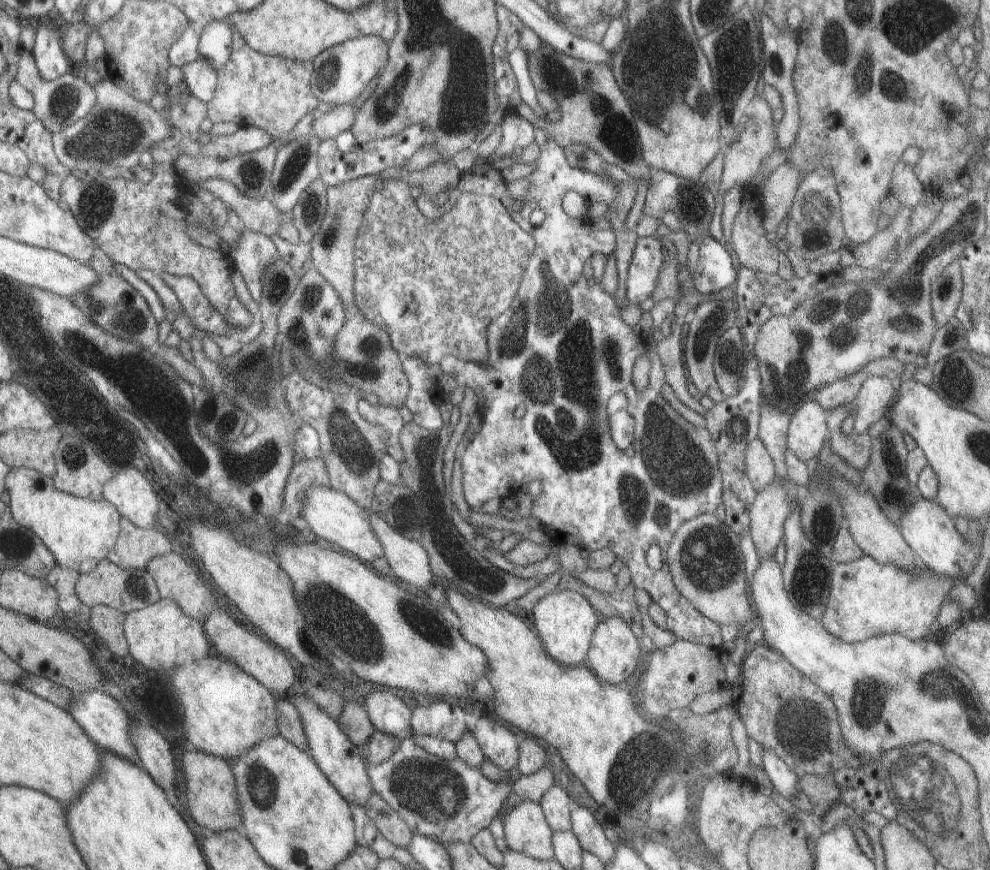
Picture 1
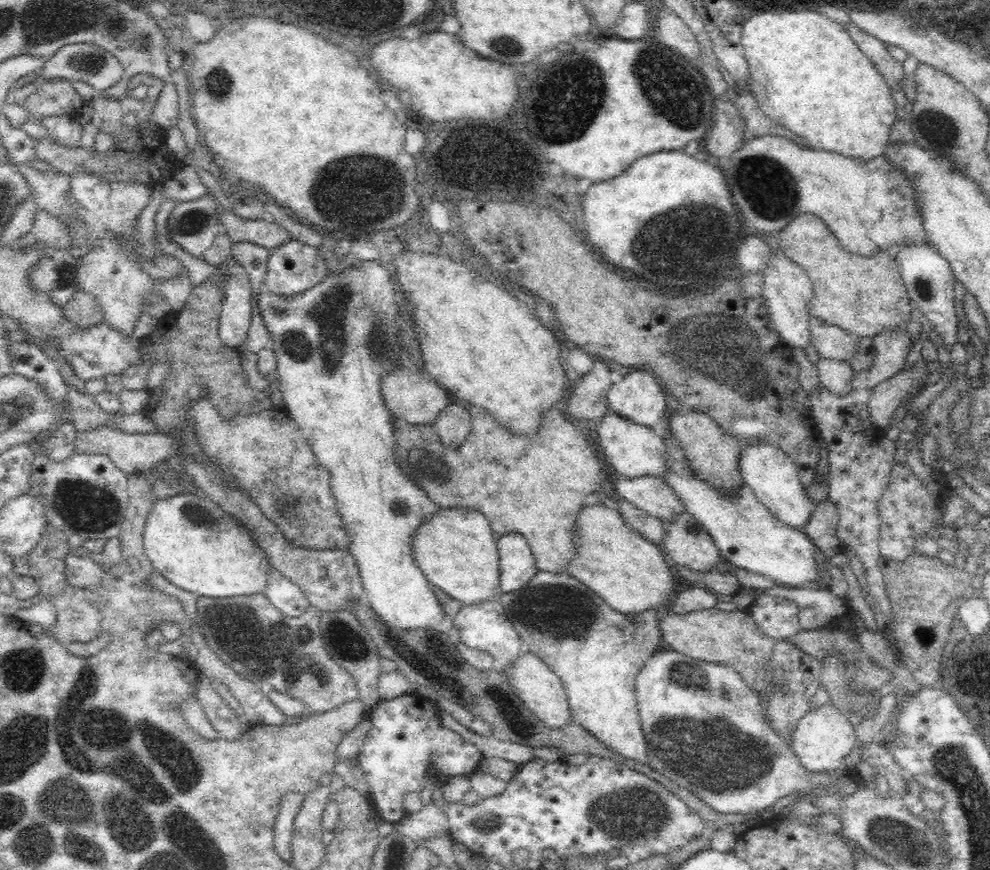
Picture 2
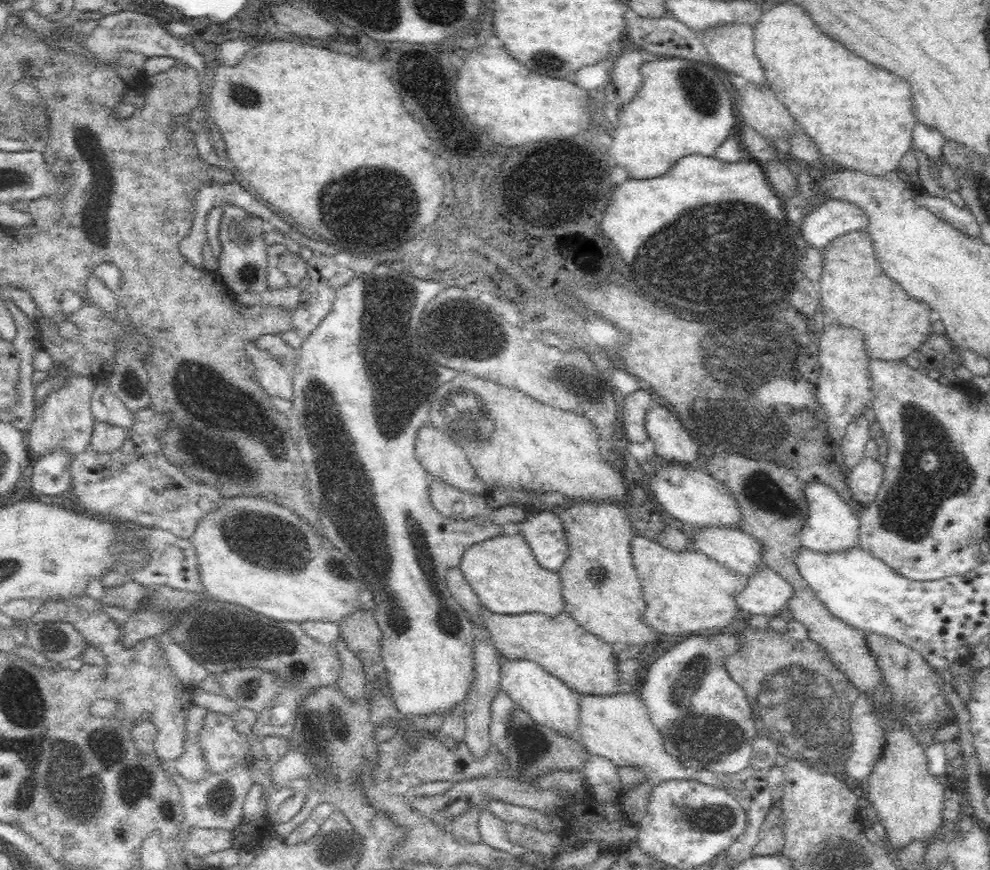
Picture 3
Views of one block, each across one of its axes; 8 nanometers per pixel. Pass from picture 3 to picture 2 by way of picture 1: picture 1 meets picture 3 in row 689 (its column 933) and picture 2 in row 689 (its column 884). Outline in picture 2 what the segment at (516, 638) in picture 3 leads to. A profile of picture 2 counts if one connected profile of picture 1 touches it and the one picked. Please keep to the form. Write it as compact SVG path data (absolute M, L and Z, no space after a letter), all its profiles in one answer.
M538 572L524 588L498 598L520 634L526 650L540 656L558 676L568 696L572 722L600 740L612 752L650 762L640 728L636 676L660 646L656 608L618 612L606 600L570 574Z

